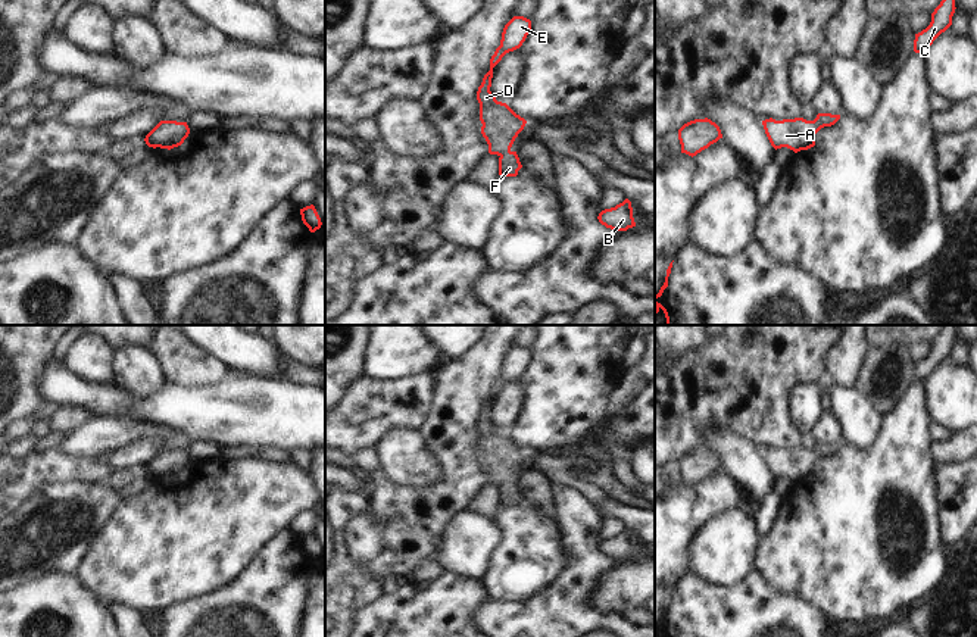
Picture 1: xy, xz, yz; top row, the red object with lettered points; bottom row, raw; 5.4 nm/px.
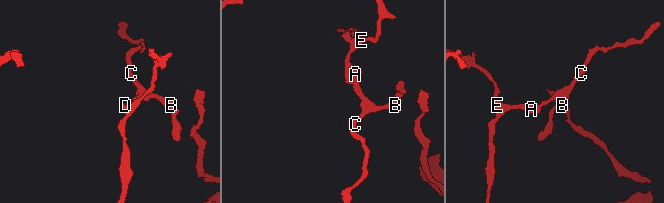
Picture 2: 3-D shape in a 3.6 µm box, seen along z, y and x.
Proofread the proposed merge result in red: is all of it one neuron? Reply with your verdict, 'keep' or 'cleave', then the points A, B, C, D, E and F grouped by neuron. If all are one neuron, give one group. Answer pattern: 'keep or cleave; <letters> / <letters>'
keep; A B C D E F

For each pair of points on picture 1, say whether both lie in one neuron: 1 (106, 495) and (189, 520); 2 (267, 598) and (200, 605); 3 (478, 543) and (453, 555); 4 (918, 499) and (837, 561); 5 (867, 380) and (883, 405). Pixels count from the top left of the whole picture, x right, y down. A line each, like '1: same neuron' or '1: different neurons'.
1: different neurons
2: same neuron
3: same neuron
4: same neuron
5: same neuron

